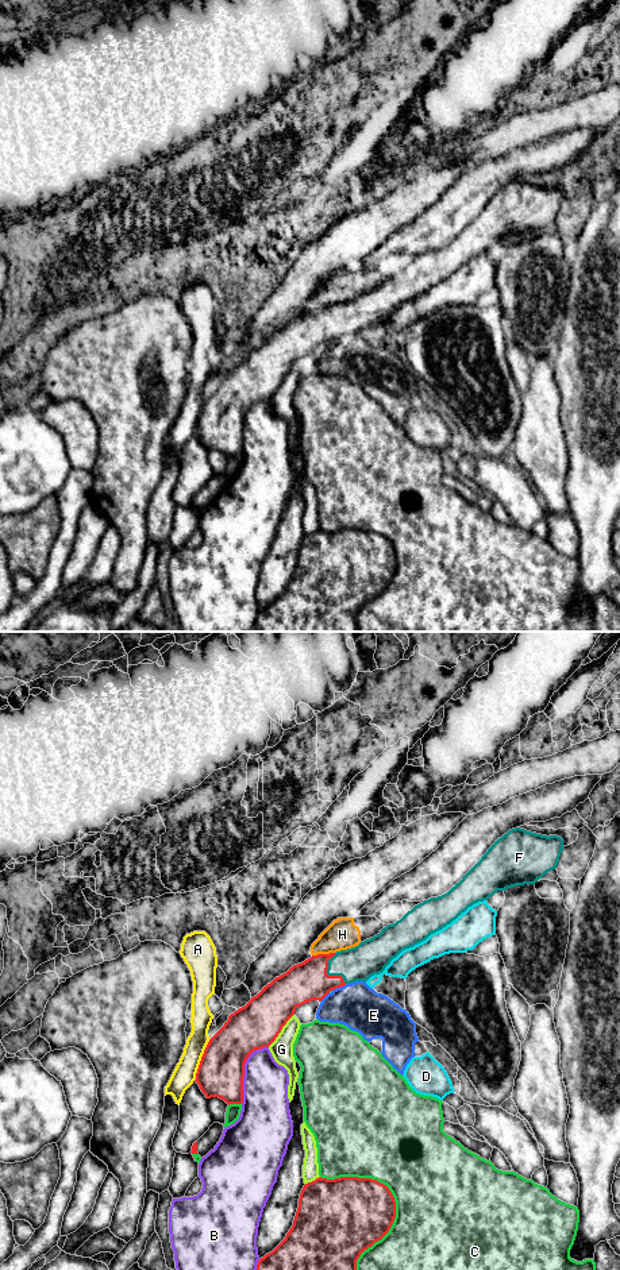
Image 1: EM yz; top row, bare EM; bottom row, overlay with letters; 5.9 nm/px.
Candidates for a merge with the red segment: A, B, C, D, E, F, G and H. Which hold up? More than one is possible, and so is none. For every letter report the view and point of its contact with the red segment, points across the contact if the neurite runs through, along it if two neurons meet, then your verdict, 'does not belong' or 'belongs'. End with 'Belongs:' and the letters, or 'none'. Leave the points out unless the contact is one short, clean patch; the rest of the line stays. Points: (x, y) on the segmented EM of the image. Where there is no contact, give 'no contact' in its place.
A: yz (201, 1060) | does not belong
B: yz (243, 1070) | does not belong
C: yz (393, 1197) | does not belong
D: yz (330, 991) | does not belong
E: yz (339, 987) | does not belong
F: yz (326, 973) | across yz (303, 983), (326, 973), (357, 964) | belongs
G: yz (281, 1029) | does not belong
H: yz (323, 954) | along yz (334, 952), (312, 956) | does not belong
Belongs: F

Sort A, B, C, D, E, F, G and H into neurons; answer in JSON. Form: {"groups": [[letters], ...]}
{"groups": [["A"], ["B"], ["C"], ["D", "H"], ["E"], ["F"], ["G"]]}

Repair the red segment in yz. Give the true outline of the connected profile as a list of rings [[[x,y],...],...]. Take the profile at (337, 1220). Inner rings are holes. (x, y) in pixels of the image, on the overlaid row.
[[[319,1177],[304,1185],[292,1228],[272,1252],[258,1261],[257,1270],[357,1270],[361,1254],[389,1232],[394,1217],[394,1197],[389,1188],[377,1180]]]

